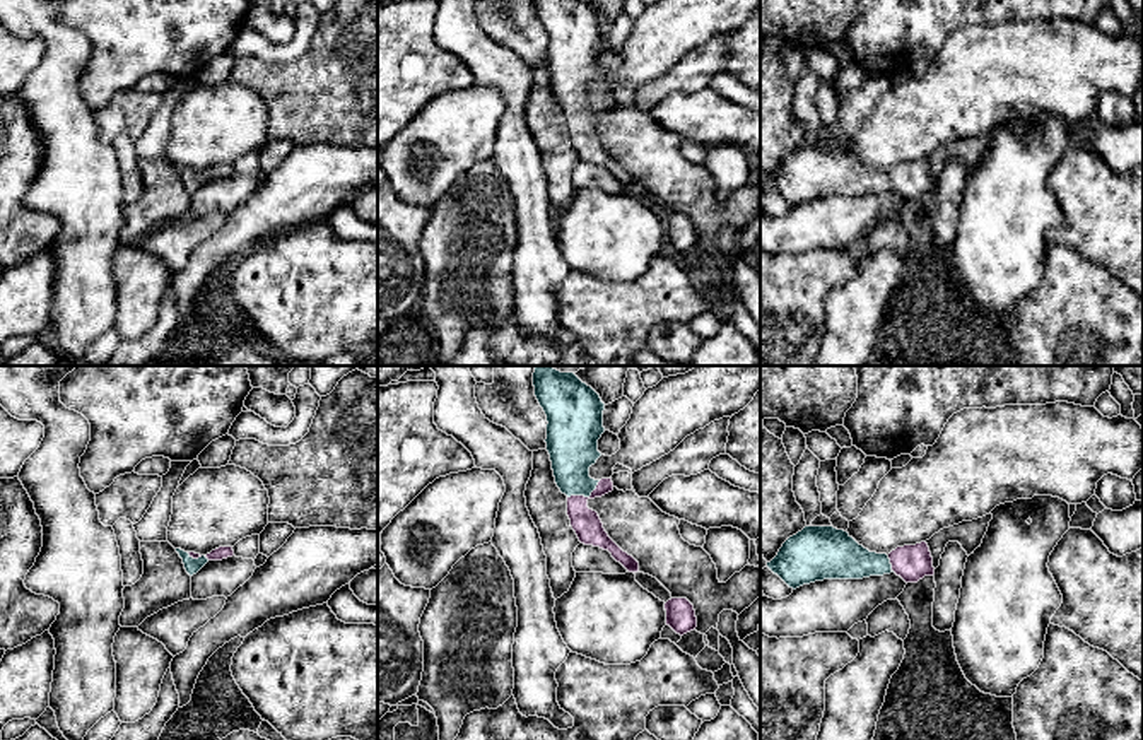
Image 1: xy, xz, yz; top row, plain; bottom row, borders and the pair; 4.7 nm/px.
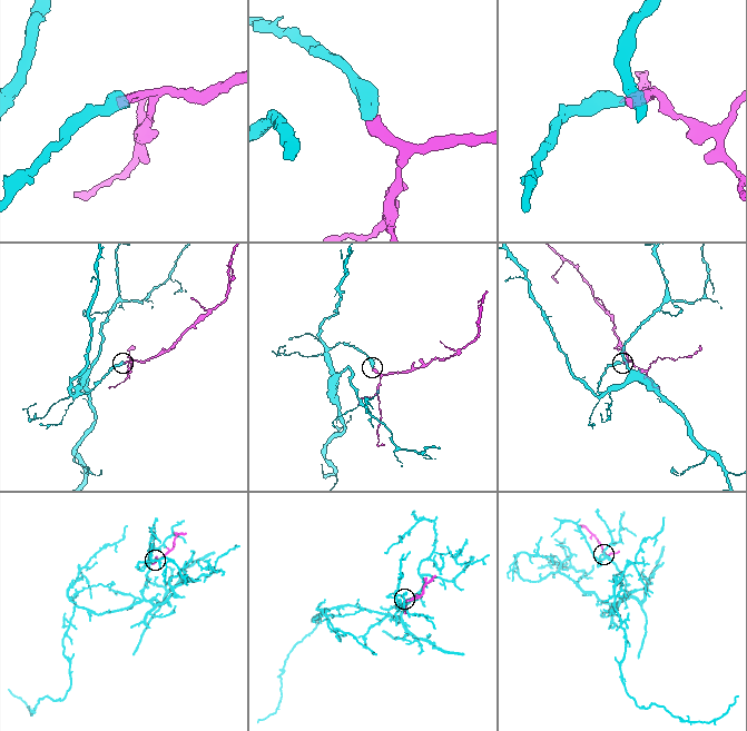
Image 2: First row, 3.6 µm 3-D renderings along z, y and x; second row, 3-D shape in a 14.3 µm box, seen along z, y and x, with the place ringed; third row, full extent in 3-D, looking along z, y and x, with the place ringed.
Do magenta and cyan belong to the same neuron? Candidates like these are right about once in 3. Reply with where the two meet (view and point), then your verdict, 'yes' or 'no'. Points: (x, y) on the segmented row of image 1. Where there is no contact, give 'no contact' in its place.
meets magenta in xz at (583, 496); yes

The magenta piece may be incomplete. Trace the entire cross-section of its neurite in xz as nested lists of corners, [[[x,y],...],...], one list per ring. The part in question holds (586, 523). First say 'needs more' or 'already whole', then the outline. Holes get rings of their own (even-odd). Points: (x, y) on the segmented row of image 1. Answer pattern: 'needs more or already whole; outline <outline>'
needs more; outline [[[552,366],[535,367],[533,386],[547,415],[547,451],[555,484],[567,496],[572,530],[581,543],[608,550],[629,573],[637,573],[639,562],[608,537],[598,513],[588,508],[589,499],[613,490],[612,479],[589,477],[589,467],[601,456],[598,439],[605,432],[605,403],[574,373]]]

